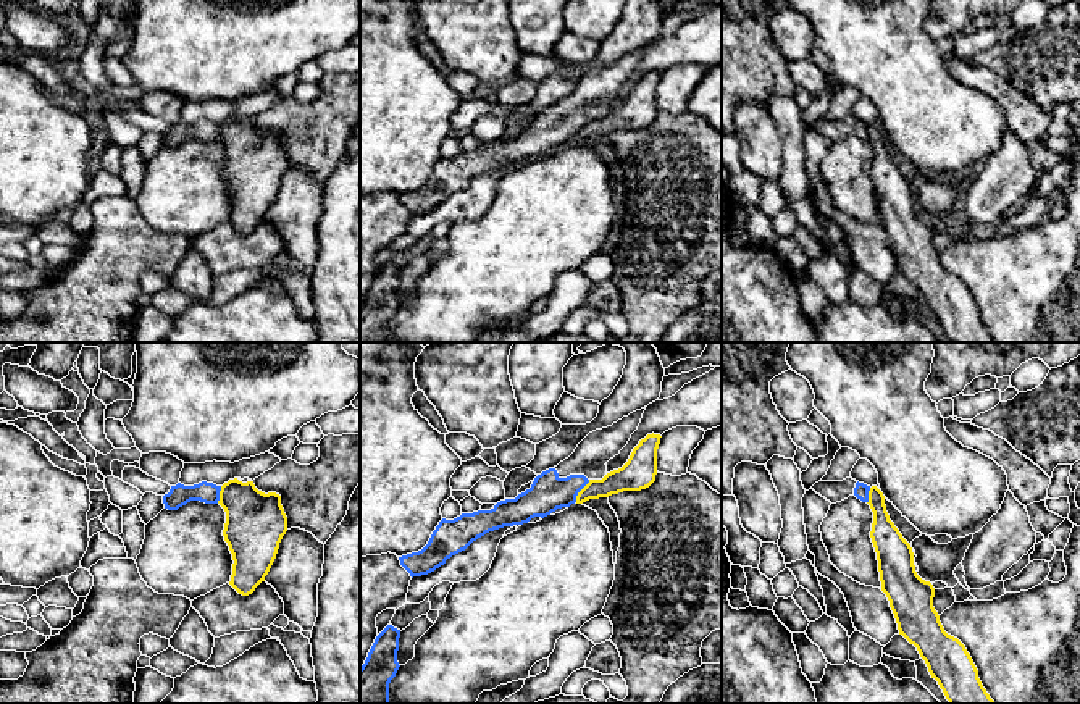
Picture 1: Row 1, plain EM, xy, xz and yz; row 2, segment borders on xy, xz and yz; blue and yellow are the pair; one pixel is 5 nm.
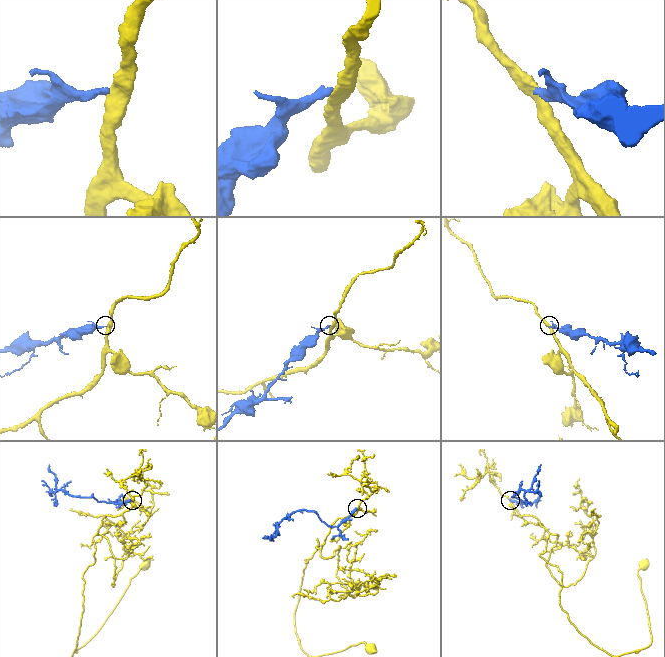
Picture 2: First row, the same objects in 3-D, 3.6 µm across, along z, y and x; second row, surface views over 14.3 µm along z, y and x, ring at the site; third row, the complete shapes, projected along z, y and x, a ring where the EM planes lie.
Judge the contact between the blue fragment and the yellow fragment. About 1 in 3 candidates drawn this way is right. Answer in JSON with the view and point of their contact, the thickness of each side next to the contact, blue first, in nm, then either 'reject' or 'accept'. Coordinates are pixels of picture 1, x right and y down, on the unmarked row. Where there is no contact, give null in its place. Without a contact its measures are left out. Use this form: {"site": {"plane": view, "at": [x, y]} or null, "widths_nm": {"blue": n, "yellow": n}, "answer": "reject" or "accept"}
{"site": {"plane": "xz", "at": [580, 128]}, "widths_nm": {"blue": 190, "yellow": 130}, "answer": "reject"}

